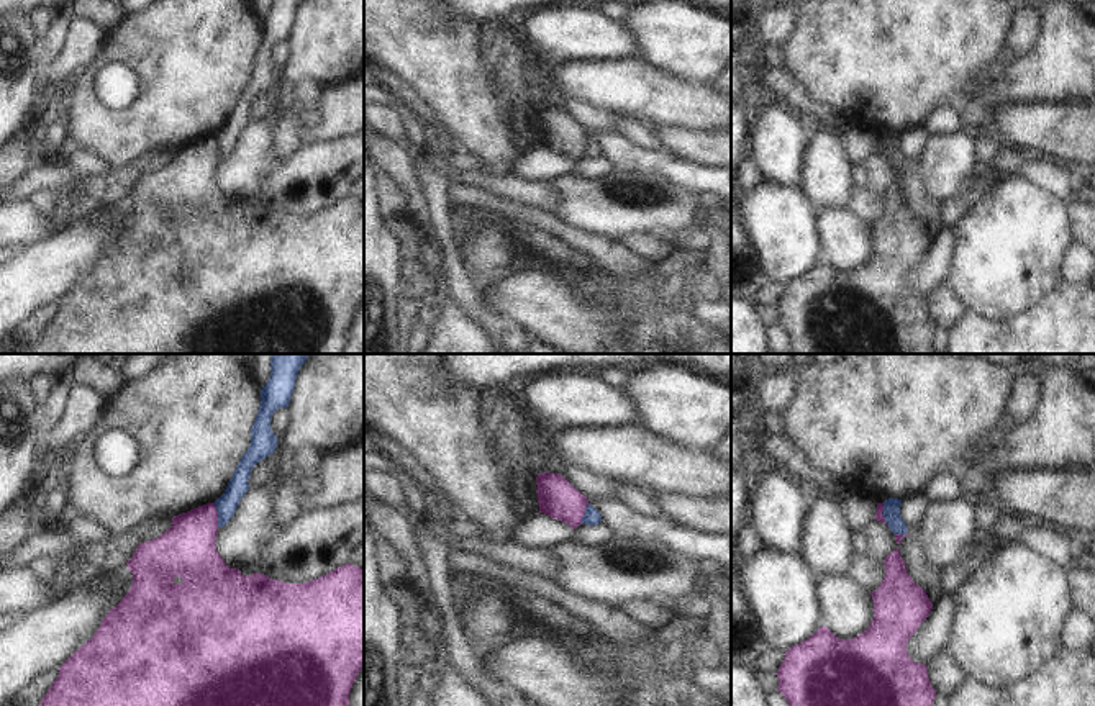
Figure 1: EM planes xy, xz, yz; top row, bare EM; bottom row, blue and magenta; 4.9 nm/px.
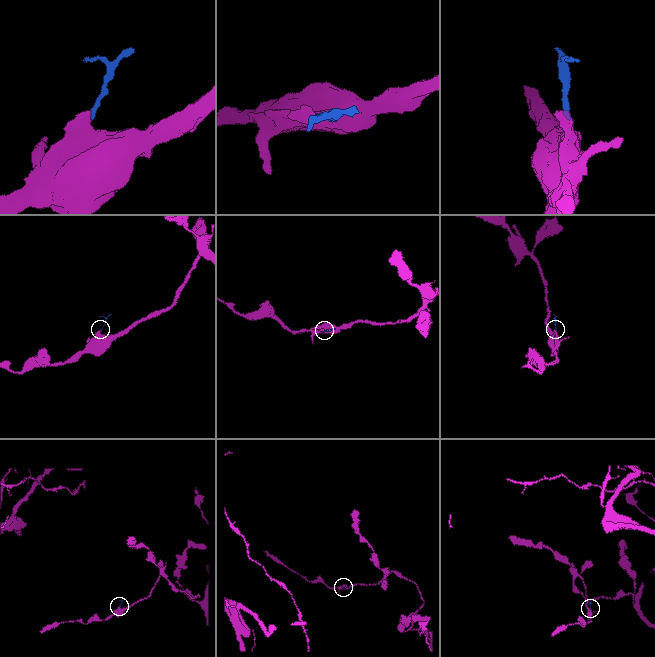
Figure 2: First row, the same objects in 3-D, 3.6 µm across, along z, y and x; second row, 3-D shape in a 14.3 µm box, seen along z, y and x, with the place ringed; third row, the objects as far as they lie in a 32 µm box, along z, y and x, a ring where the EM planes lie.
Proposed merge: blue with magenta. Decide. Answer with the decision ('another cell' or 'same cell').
another cell

